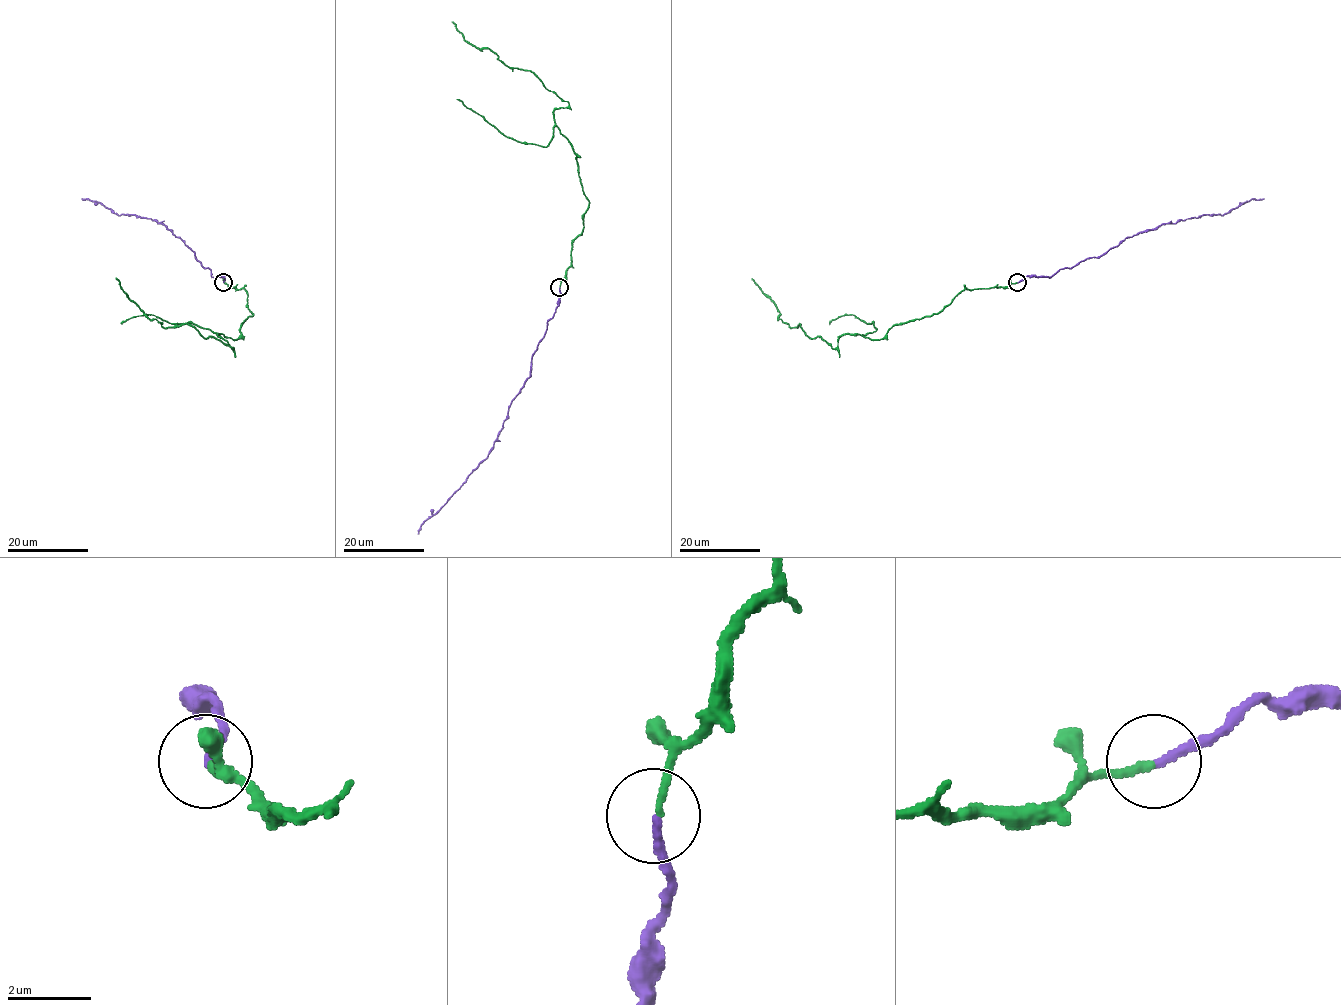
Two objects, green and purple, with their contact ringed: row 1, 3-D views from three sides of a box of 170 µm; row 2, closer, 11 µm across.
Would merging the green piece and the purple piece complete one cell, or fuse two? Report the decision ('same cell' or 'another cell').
same cell

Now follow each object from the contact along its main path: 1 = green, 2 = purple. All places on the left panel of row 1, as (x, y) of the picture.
1: (224, 282), (243, 288), (253, 314), (236, 340), (218, 334), (233, 349), (186, 323), (150, 319), (116, 278)
2: (223, 282), (223, 276), (213, 277), (210, 269), (162, 223), (132, 214), (118, 215), (99, 202), (81, 198)

